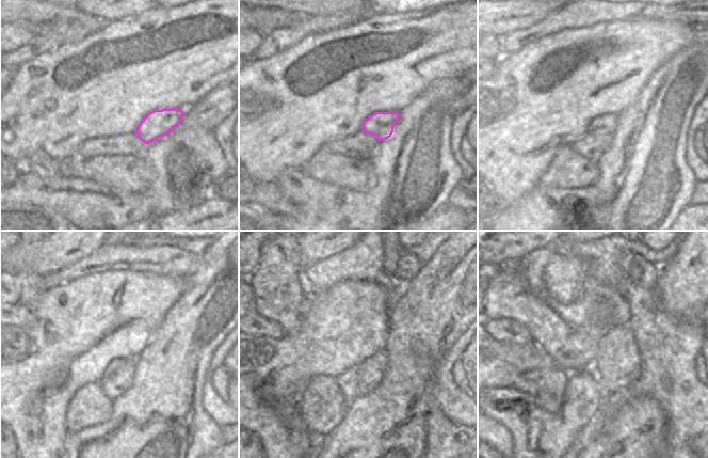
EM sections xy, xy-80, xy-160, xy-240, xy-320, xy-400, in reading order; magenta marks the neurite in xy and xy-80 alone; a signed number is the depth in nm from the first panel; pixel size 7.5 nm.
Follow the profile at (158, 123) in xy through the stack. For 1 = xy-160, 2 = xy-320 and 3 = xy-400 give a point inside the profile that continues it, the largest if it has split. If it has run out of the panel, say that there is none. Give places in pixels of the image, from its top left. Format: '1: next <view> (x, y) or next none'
1: next xy-160 (606, 124)
2: next xy-320 (347, 381)
3: next xy-400 (540, 438)

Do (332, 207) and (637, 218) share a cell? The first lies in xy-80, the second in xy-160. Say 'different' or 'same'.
same

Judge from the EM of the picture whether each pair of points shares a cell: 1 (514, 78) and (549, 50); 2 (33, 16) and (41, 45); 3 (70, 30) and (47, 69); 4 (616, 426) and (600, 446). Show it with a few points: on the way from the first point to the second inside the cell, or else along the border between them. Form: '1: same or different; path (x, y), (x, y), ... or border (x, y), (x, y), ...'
1: same; path (523, 77), (541, 59)
2: different; border (35, 34), (53, 34), (61, 43)
3: different; border (87, 36), (74, 43), (61, 44)
4: same; path (615, 431), (606, 441)

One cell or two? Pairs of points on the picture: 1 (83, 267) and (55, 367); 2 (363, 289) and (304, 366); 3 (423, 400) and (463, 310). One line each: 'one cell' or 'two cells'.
1: two cells
2: one cell
3: one cell

